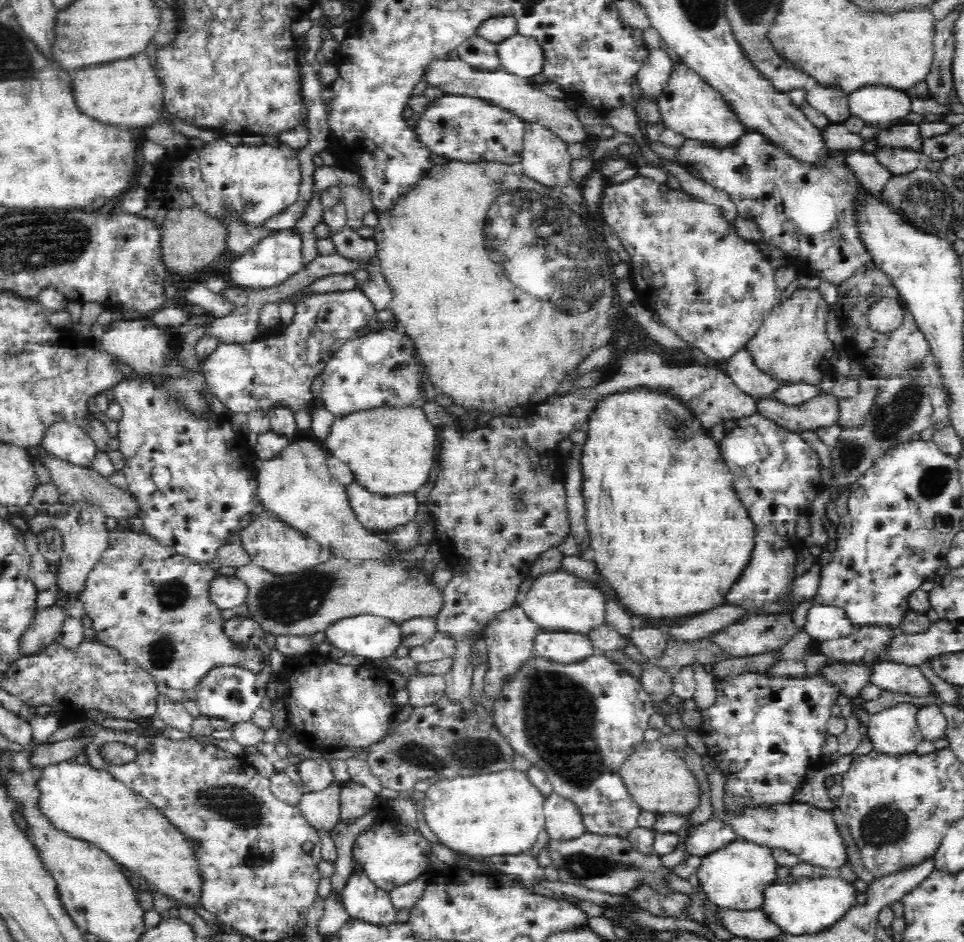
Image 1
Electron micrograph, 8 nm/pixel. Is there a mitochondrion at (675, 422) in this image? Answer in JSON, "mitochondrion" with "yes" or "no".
{"mitochondrion":"yes"}

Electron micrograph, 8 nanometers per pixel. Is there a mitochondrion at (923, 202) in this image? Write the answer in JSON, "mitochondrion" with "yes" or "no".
{"mitochondrion":"yes"}

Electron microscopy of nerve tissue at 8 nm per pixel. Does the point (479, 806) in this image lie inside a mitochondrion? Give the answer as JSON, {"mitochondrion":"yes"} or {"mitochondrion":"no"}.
{"mitochondrion":"no"}

